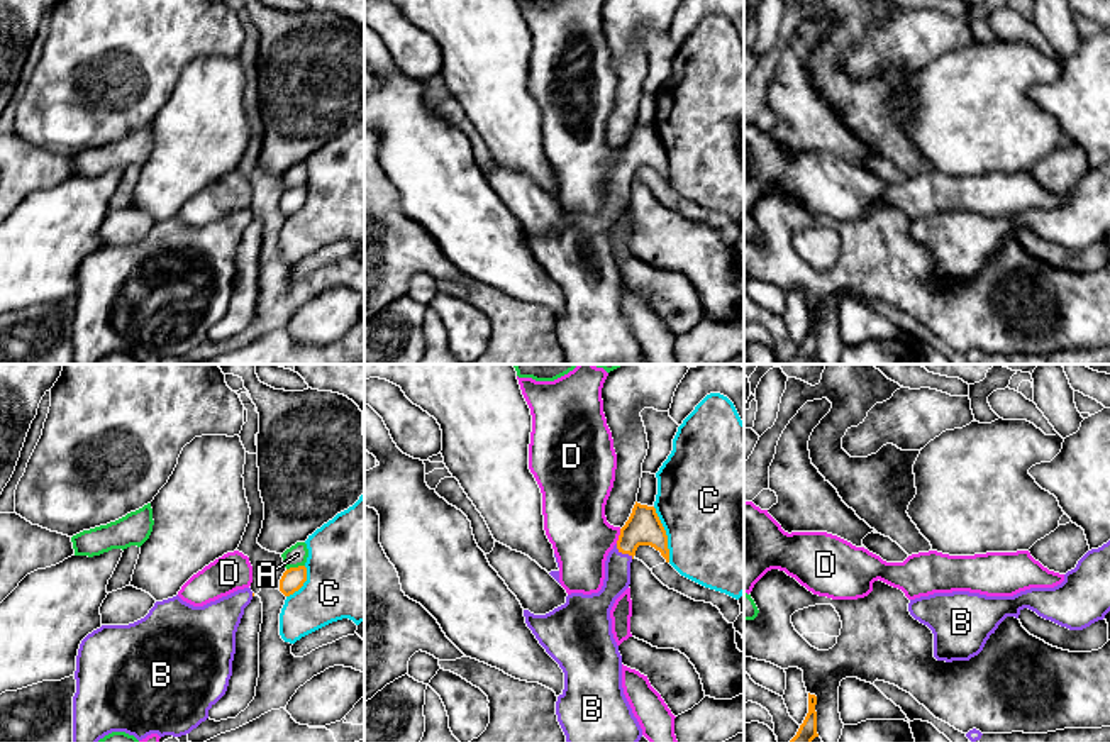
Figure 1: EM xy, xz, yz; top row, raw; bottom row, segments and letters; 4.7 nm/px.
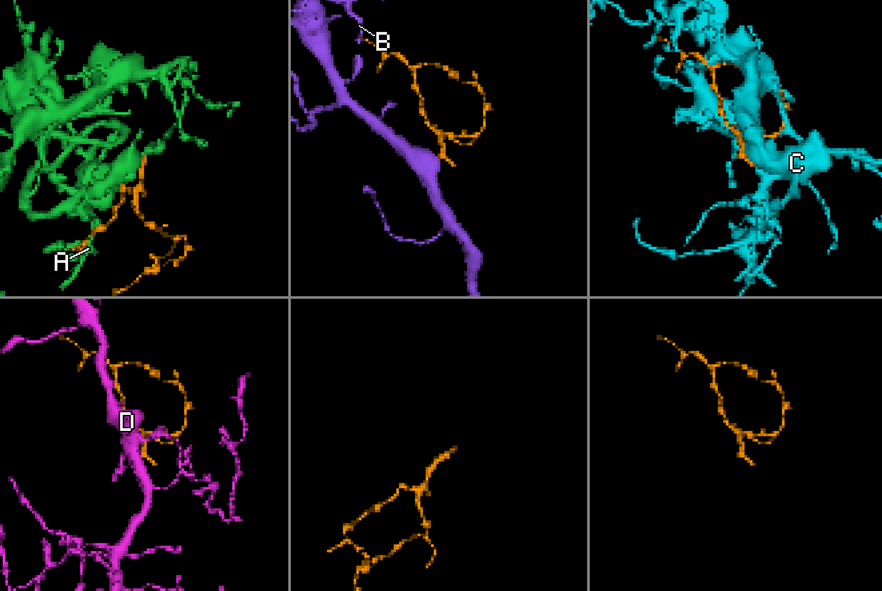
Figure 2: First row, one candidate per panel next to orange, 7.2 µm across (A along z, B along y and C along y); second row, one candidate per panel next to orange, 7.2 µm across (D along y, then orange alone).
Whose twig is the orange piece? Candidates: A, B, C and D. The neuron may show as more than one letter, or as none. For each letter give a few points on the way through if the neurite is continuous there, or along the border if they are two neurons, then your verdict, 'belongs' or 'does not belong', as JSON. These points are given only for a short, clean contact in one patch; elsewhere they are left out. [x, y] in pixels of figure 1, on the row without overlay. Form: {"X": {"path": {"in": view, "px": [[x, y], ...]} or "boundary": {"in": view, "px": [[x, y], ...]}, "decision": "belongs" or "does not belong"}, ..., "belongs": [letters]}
{"A": {"decision": "does not belong"}, "B": {"path": {"in": "xz", "px": [[643, 148], [627, 163], [624, 173], [617, 187]]}, "decision": "belongs"}, "C": {"decision": "does not belong"}, "D": {"boundary": {"in": "xz", "px": [[621, 149], [616, 163]]}, "decision": "does not belong"}, "belongs": ["B"]}

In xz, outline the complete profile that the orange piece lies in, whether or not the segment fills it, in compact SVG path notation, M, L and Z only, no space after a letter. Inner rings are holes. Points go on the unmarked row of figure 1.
M635 122L632 134L605 181L598 213L571 213L566 224L546 235L524 230L525 244L564 293L564 310L556 322L558 342L568 364L637 364L642 349L622 308L622 276L612 254L610 230L630 205L630 183L639 166L651 166L669 183L668 156L654 127Z

